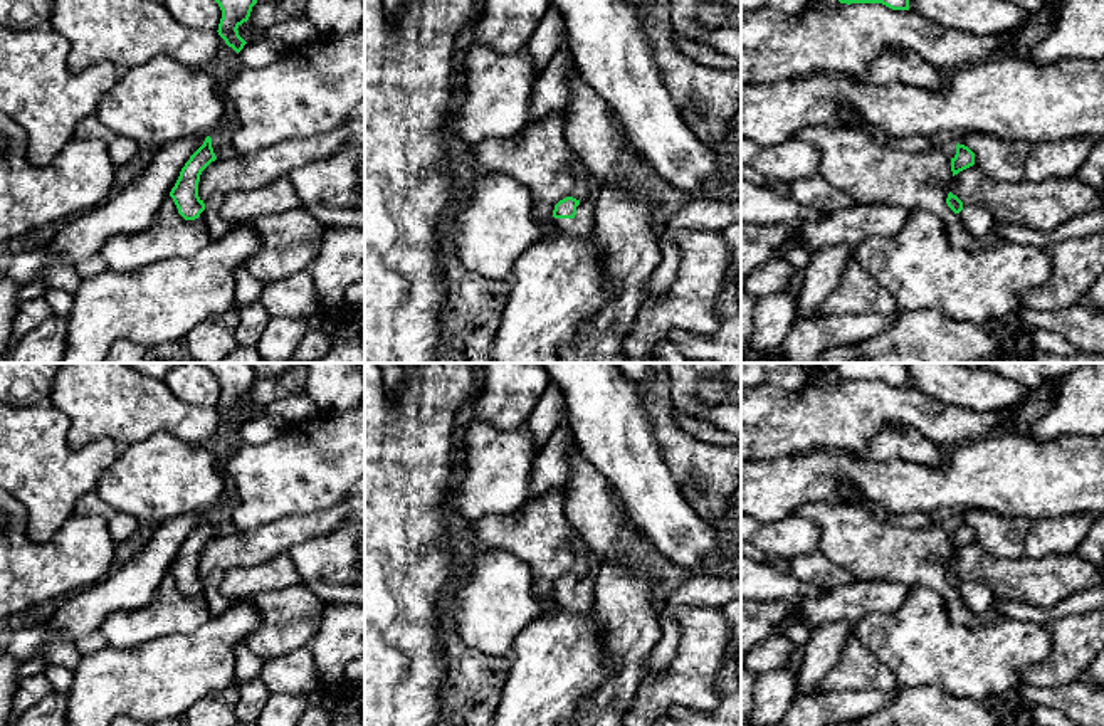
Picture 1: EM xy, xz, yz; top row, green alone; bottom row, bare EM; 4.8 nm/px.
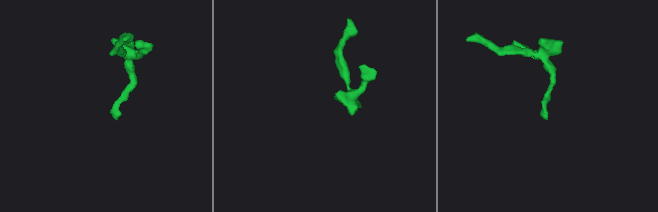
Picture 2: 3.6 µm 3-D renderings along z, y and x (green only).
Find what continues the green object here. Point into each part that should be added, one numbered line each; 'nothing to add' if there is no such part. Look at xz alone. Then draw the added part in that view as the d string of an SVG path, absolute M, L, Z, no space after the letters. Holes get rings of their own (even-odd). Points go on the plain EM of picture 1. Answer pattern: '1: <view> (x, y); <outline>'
1: xz (583, 599); M593 556L590 568L585 573L586 580L576 583L573 595L555 595L555 602L571 613L585 613L593 610L595 605L595 581L602 571L602 558Z

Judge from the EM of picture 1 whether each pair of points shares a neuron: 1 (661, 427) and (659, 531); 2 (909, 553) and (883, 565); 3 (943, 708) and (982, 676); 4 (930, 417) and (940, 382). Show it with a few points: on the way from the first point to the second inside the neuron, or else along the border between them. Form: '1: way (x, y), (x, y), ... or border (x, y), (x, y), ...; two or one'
1: border (646, 410), (662, 459), (678, 483); two
2: way (903, 555), (889, 558); one
3: border (916, 686), (940, 686), (951, 694), (985, 703); two
4: border (909, 385), (972, 410); two

